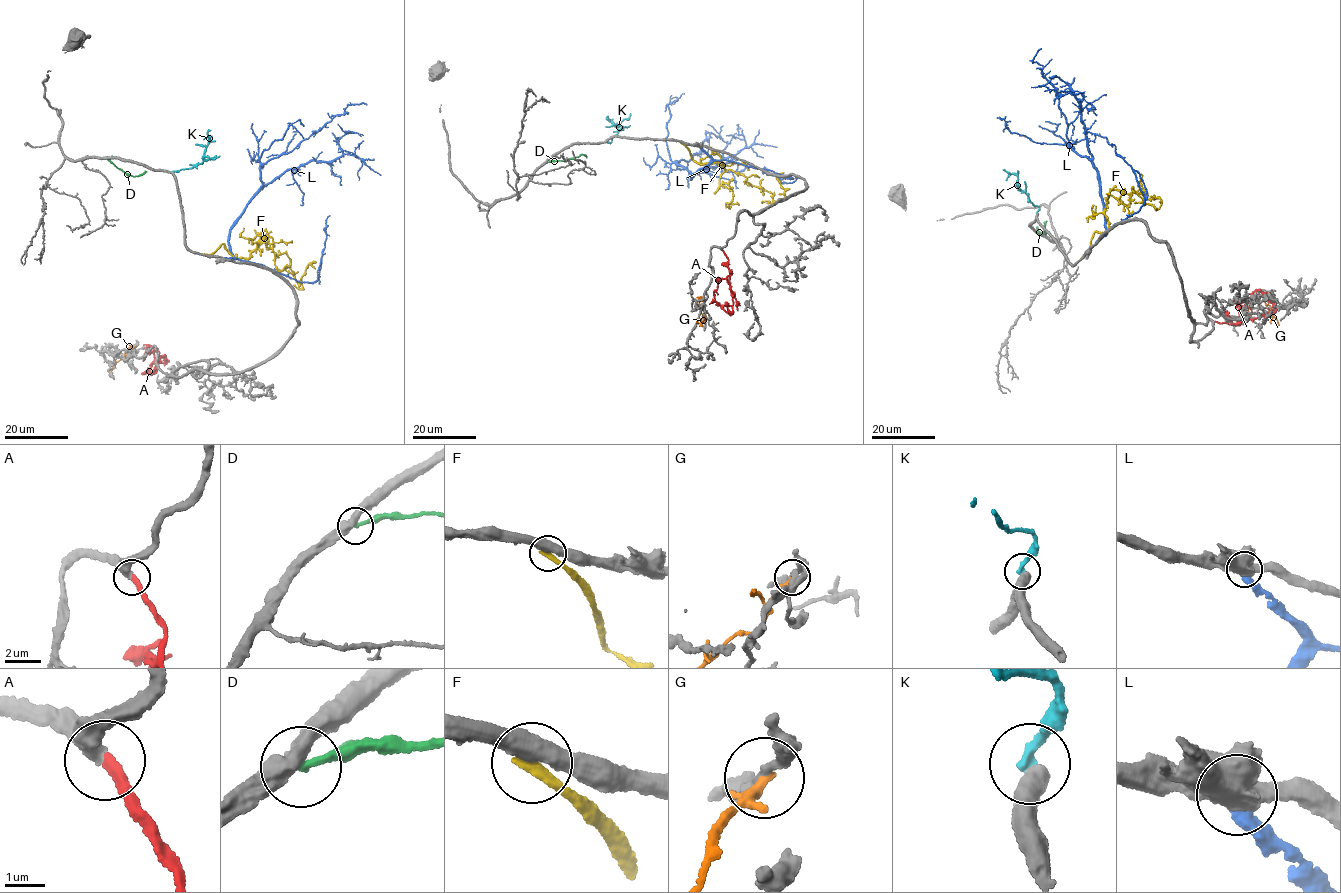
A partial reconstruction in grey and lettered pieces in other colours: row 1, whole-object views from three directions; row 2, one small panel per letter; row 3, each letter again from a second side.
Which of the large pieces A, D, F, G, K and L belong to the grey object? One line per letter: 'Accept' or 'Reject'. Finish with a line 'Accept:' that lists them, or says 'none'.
A: Accept
D: Reject
F: Reject
G: Reject
K: Reject
L: Reject
Accept: A

